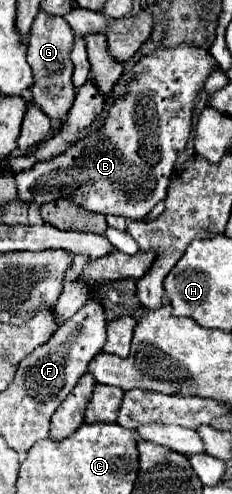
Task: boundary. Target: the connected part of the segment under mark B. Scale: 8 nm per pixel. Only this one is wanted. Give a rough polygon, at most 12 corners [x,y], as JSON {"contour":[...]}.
{"contour":[[158,48],[106,124],[16,176],[144,220],[166,196],[216,60]]}

